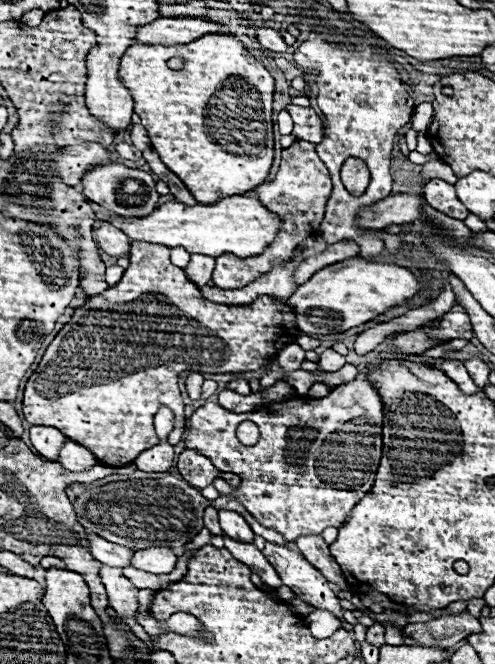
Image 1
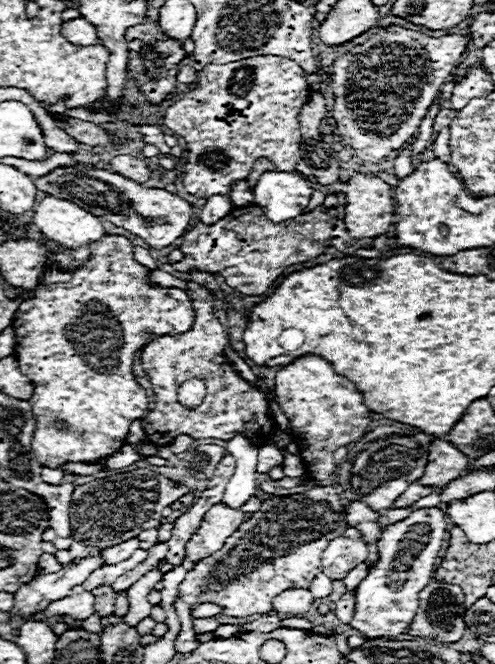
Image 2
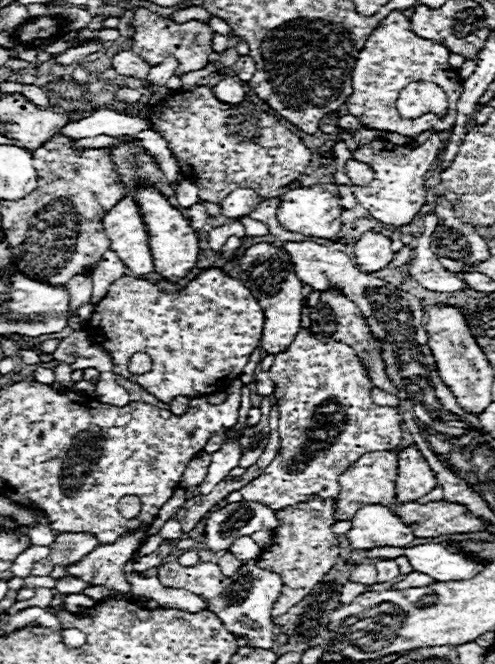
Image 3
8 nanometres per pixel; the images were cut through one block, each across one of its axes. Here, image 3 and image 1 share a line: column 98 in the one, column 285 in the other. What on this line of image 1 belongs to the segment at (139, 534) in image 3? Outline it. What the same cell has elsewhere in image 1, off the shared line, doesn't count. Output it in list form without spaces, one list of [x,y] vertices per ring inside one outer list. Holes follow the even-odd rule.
[[[254,536],[254,546],[258,546],[258,550],[260,550],[260,552],[268,558],[268,562],[276,568],[276,572],[278,572],[280,578],[282,578],[282,584],[288,586],[288,588],[292,588],[294,594],[296,594],[300,600],[312,604],[312,606],[318,608],[318,610],[328,610],[328,612],[332,612],[336,618],[344,620],[344,618],[342,618],[342,612],[344,612],[344,610],[340,608],[338,596],[328,588],[328,580],[326,580],[298,550],[290,550],[290,548],[286,548],[286,546],[280,546],[280,544],[266,542],[262,536]]]

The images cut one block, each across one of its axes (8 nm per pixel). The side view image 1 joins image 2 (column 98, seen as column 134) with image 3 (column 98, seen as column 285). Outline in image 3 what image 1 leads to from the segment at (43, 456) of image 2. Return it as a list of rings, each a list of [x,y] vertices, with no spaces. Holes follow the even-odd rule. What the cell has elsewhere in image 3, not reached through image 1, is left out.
[[[206,268],[196,278],[188,282],[186,288],[168,294],[158,288],[154,280],[142,280],[134,276],[122,276],[114,280],[108,288],[108,294],[96,304],[86,332],[90,342],[104,348],[114,360],[112,372],[120,374],[136,384],[140,384],[146,392],[156,396],[160,402],[170,404],[176,396],[206,396],[212,392],[220,392],[228,388],[228,382],[236,380],[250,354],[260,346],[264,328],[264,312],[258,300],[252,296],[240,278],[232,278],[222,272],[222,268]],[[136,352],[146,352],[152,358],[152,370],[146,374],[130,374],[128,360]]]

